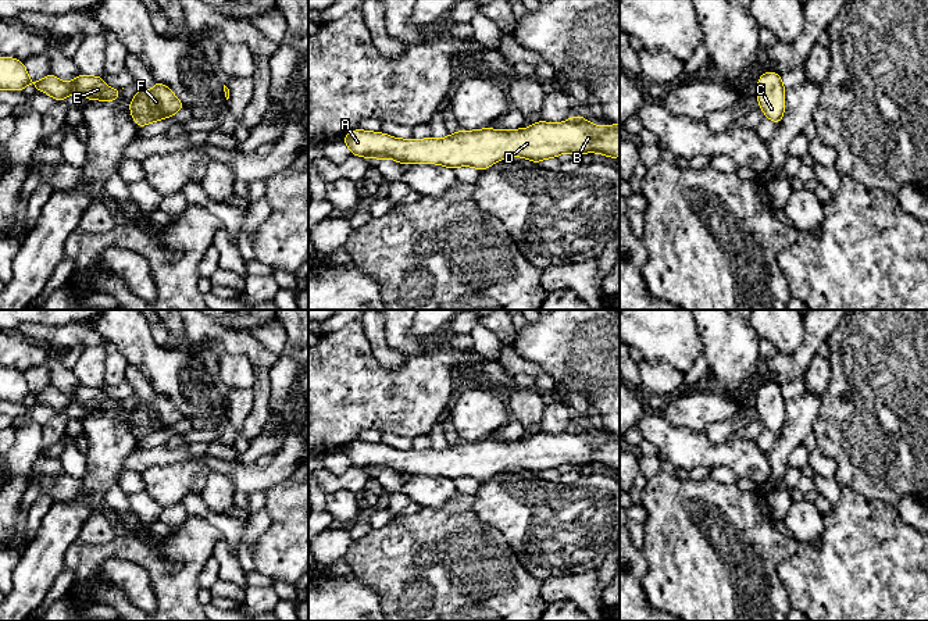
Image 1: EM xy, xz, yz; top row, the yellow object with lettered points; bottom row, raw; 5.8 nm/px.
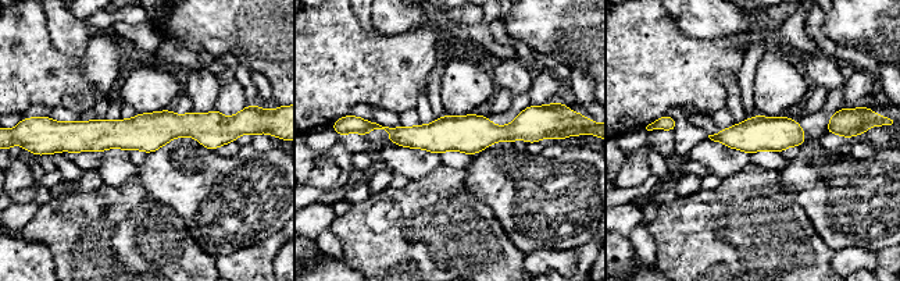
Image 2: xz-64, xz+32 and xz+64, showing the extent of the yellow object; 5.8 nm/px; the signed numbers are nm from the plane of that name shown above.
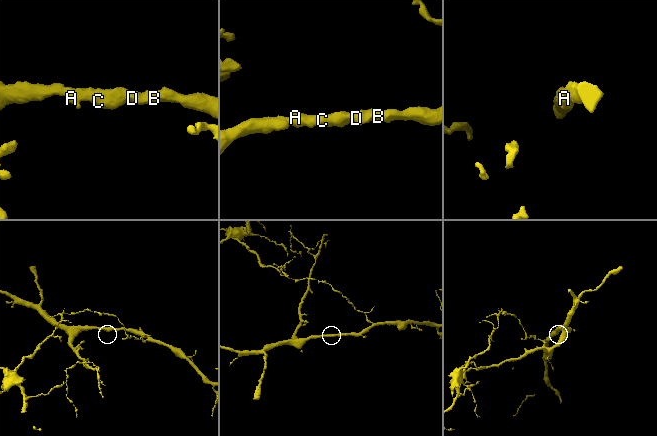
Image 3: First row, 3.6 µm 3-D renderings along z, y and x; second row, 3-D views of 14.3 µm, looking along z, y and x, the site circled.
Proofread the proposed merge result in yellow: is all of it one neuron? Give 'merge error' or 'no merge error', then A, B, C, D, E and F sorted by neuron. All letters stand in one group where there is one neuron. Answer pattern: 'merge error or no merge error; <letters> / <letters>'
no merge error; A B C D E F

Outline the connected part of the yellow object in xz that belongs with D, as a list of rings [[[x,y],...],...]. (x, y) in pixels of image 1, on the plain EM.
[[[575,427],[564,433],[536,432],[527,440],[490,440],[463,442],[447,446],[445,450],[397,450],[383,443],[363,440],[350,442],[343,447],[345,456],[353,467],[367,470],[393,470],[399,475],[440,475],[446,479],[474,478],[483,482],[507,468],[525,468],[539,475],[545,470],[557,470],[561,464],[575,467],[583,464],[600,464],[613,471],[620,467],[620,435],[597,438],[582,427]]]

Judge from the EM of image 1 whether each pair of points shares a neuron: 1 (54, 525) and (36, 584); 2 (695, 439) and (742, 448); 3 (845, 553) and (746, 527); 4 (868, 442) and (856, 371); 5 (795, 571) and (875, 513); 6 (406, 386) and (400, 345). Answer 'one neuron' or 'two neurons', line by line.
1: one neuron
2: one neuron
3: two neurons
4: one neuron
5: one neuron
6: two neurons

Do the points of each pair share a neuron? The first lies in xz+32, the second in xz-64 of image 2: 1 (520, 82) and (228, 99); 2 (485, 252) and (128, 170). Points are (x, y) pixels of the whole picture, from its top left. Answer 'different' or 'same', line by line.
1: different
2: different

